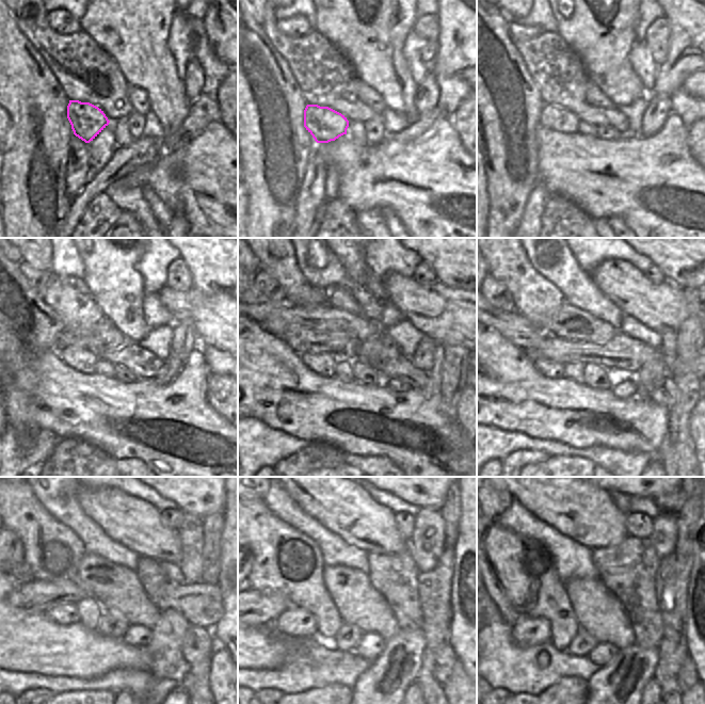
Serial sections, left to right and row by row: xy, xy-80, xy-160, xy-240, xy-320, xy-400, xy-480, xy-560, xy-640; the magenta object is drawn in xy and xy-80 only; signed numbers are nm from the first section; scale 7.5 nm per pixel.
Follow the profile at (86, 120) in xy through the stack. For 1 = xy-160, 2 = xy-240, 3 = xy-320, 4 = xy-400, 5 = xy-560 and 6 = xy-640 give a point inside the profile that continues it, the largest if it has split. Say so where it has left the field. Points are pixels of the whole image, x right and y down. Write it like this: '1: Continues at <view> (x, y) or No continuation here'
1: Continues at xy-160 (558, 118)
2: Continues at xy-240 (83, 361)
3: Continues at xy-320 (323, 364)
4: Continues at xy-400 (549, 369)
5: Continues at xy-560 (297, 624)
6: Continues at xy-640 (527, 632).

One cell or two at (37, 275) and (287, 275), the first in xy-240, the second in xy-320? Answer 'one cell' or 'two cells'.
two cells

